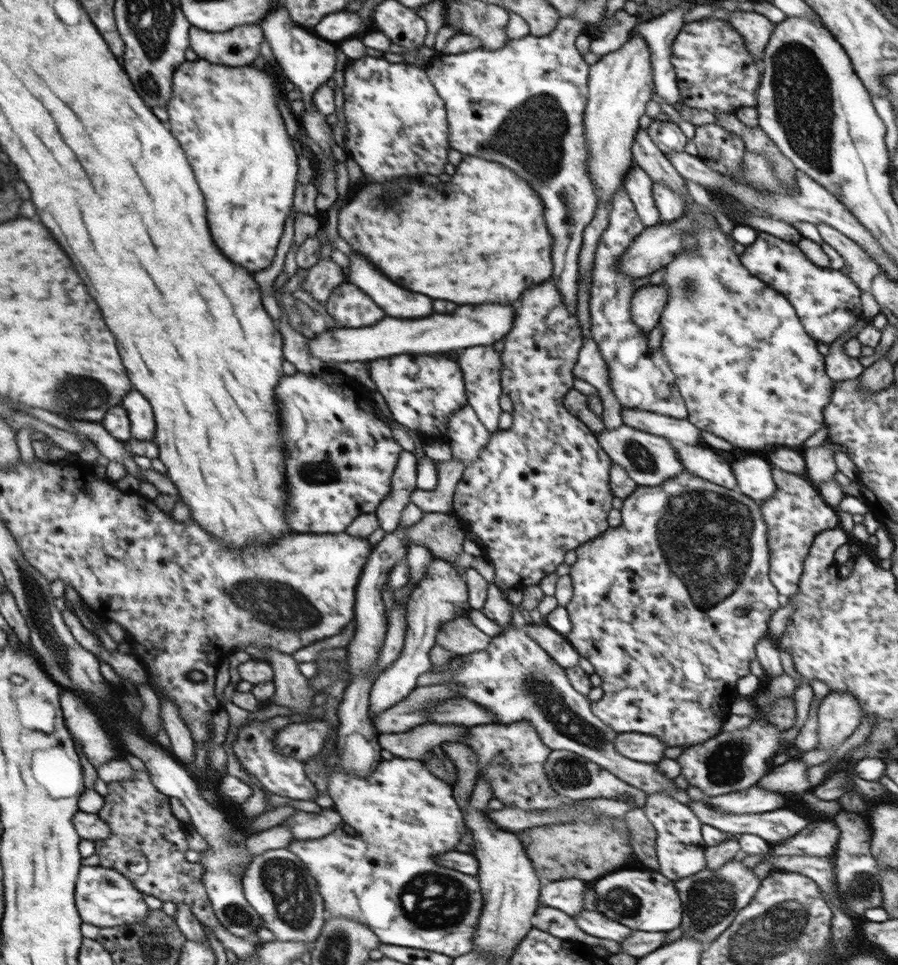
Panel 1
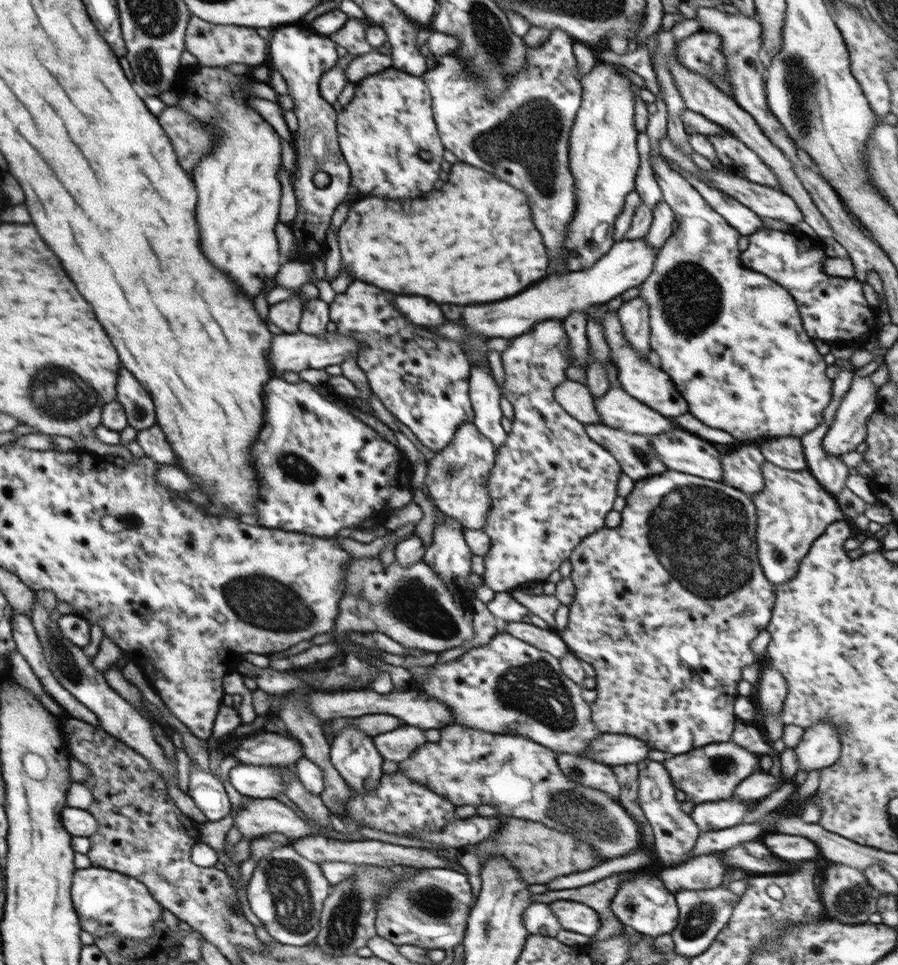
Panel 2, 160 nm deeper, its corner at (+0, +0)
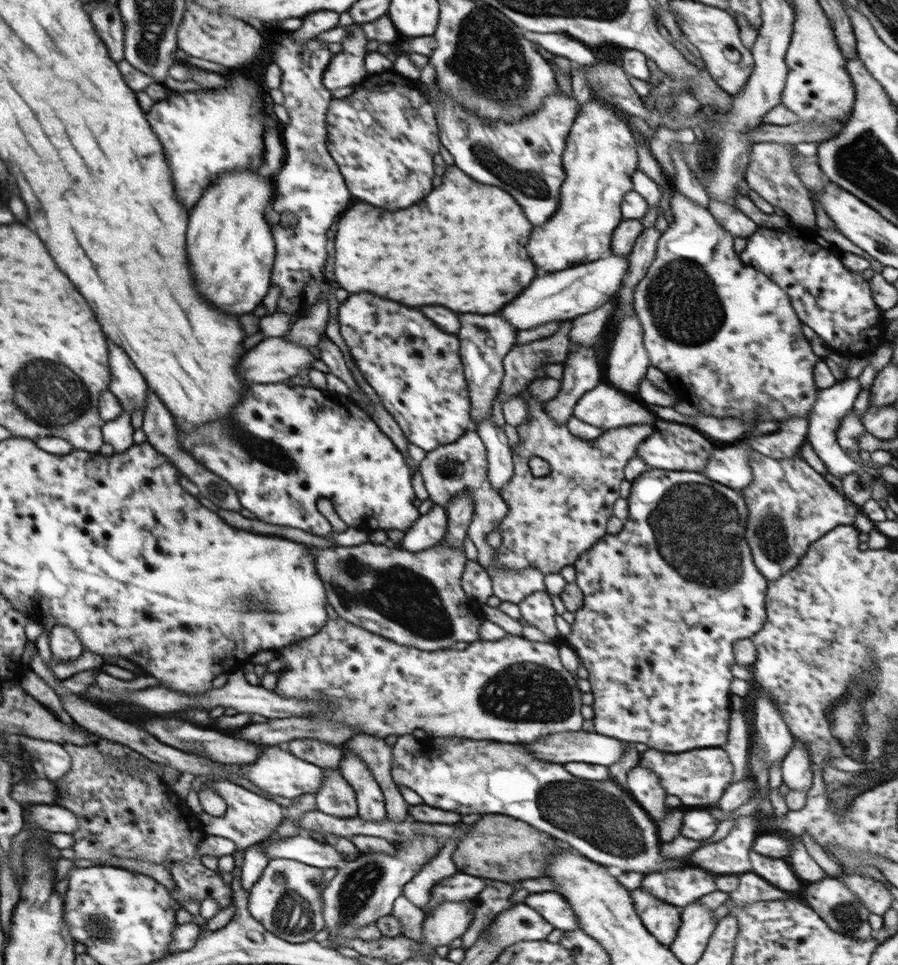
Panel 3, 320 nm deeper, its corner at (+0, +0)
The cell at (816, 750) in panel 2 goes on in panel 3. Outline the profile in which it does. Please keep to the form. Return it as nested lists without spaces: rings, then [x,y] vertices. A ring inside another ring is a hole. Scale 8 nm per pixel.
[[[794,742],[790,753],[786,755],[781,766],[782,780],[789,790],[807,791],[813,785],[810,755],[801,742]]]

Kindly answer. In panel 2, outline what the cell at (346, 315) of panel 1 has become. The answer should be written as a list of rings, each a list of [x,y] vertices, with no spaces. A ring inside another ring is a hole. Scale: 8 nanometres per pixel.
[[[352,282],[342,294],[336,293],[334,301],[329,304],[329,317],[332,322],[336,323],[337,332],[343,334],[344,337],[352,337],[354,341],[360,343],[360,350],[358,350],[357,353],[357,363],[367,376],[371,392],[374,392],[374,394],[379,397],[380,402],[384,404],[395,418],[400,420],[402,424],[406,424],[406,426],[412,430],[414,436],[416,436],[426,448],[437,453],[447,444],[450,444],[450,441],[454,438],[454,434],[456,434],[456,431],[461,424],[464,424],[465,422],[473,422],[475,412],[473,411],[469,397],[469,378],[471,375],[472,362],[456,342],[452,342],[452,340],[444,340],[444,338],[436,338],[436,336],[432,336],[431,340],[429,340],[421,335],[422,331],[424,331],[425,334],[430,336],[430,334],[432,334],[430,330],[428,330],[428,332],[426,332],[426,330],[420,330],[420,338],[417,339],[417,330],[414,330],[414,324],[410,324],[408,318],[402,316],[402,312],[398,312],[398,308],[394,308],[394,304],[392,304],[392,294],[386,294],[386,292],[382,292],[380,288],[374,288],[374,286],[366,284],[366,282]]]

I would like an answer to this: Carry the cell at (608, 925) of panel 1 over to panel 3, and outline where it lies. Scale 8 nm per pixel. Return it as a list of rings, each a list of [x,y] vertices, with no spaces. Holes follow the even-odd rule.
[[[556,891],[528,893],[523,903],[536,910],[544,920],[547,920],[558,930],[571,931],[580,929],[572,907]]]

